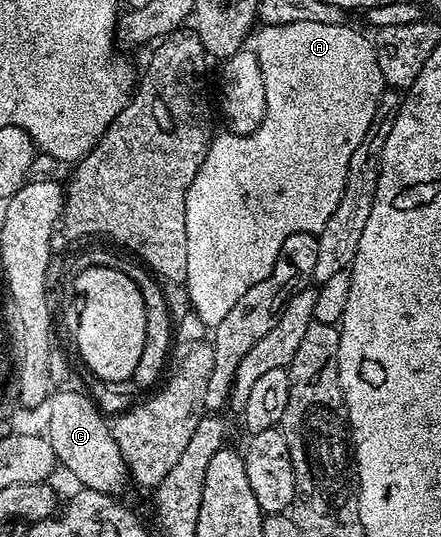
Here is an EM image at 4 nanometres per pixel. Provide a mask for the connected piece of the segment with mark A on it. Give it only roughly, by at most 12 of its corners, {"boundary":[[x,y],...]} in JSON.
{"boundary":[[351,24],[264,25],[267,158],[216,133],[185,200],[204,327],[329,224],[385,89]]}

